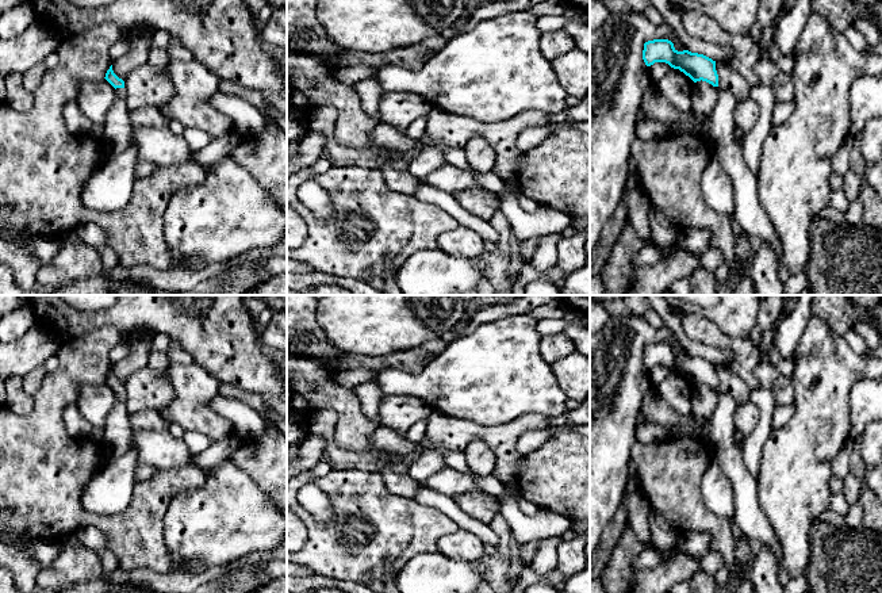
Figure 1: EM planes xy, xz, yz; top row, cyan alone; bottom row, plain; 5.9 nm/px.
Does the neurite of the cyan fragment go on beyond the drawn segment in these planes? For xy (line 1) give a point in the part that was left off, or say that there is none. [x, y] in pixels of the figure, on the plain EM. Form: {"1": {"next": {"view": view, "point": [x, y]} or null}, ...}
{"1": {"next": {"view": "xy", "point": [118, 439]}}}

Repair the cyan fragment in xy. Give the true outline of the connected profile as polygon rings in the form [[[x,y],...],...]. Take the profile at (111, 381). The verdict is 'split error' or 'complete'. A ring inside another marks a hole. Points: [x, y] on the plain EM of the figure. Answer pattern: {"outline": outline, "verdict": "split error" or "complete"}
{"outline": [[[112,368],[107,374],[104,382],[115,391],[116,395],[116,402],[104,422],[104,437],[101,441],[107,463],[110,463],[123,456],[134,447],[134,432],[124,405],[124,385],[114,376]]], "verdict": "split error"}

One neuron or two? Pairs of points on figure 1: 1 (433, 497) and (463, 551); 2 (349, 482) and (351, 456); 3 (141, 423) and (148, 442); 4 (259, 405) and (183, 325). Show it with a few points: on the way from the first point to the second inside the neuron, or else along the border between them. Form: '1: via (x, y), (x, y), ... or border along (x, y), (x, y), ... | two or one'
1: border along (460, 528), (472, 532), (483, 544) | two
2: border along (333, 469), (369, 469), (379, 473) | two
3: border along (167, 428), (138, 429), (134, 433) | two
4: border along (221, 381), (257, 394), (265, 405) | two

